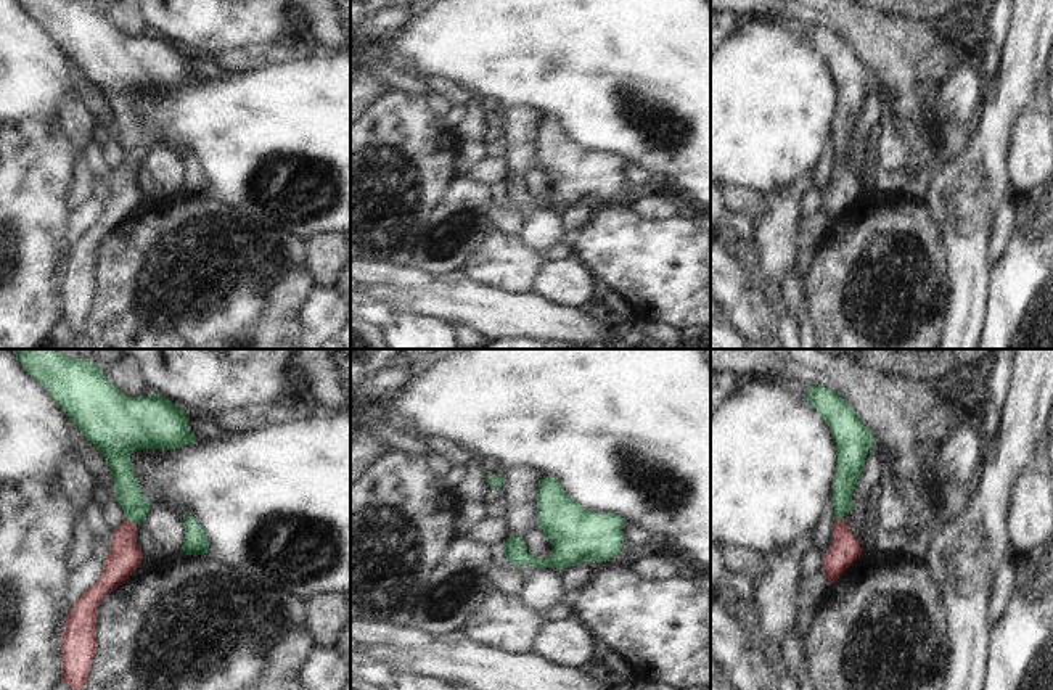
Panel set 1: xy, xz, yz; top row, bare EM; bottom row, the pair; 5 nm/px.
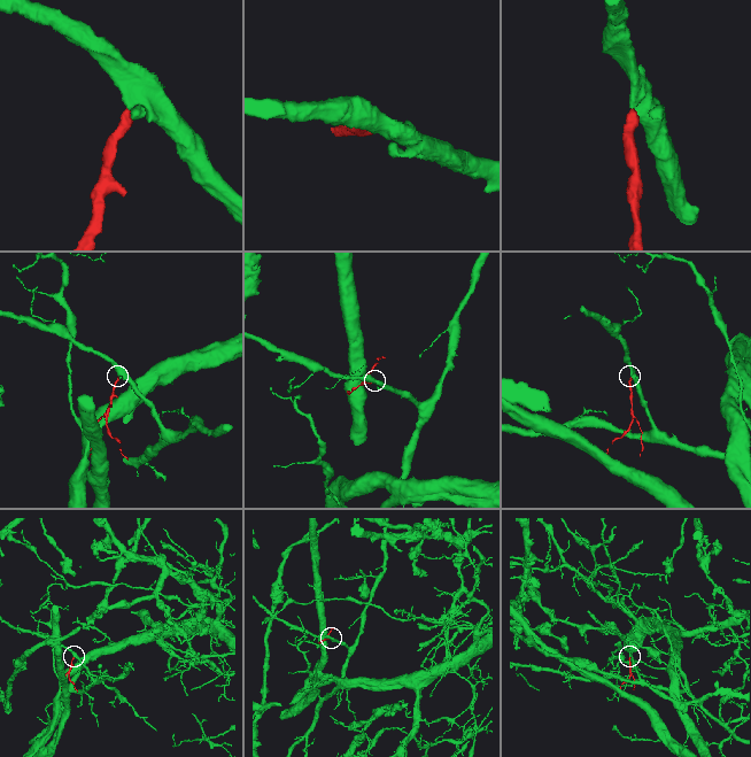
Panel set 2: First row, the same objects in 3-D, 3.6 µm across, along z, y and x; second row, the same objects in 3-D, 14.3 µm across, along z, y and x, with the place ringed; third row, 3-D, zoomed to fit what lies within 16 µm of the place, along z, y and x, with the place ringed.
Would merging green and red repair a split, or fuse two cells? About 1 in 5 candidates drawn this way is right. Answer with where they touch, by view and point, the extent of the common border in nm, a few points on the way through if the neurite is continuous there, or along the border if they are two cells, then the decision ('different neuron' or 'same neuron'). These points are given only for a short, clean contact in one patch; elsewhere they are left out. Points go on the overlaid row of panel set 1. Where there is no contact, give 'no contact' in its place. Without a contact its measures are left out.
xy (131, 520) | 50 nm | across xy (127, 491), (131, 520), (124, 538), (124, 557) | same neuron

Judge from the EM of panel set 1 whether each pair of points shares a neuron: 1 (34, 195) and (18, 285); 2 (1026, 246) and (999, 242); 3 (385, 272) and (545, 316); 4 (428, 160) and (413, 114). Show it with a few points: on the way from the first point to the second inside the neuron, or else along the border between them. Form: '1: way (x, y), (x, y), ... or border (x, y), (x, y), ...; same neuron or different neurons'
1: way (20, 217), (20, 262); same neuron
2: border (1018, 208), (1013, 234), (1003, 253), (991, 267); different neurons
3: border (434, 279), (428, 285), (418, 287), (391, 283); different neurons
4: way (417, 148), (413, 145), (413, 126); same neuron

